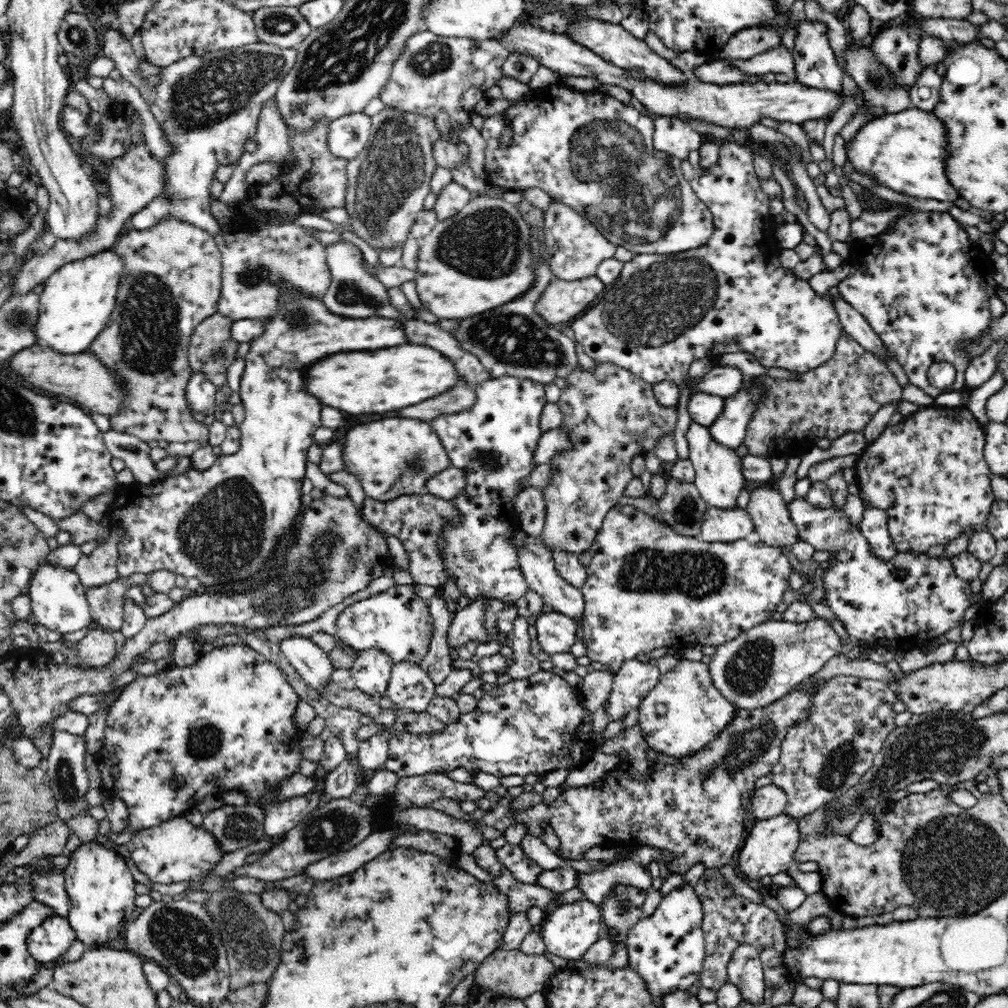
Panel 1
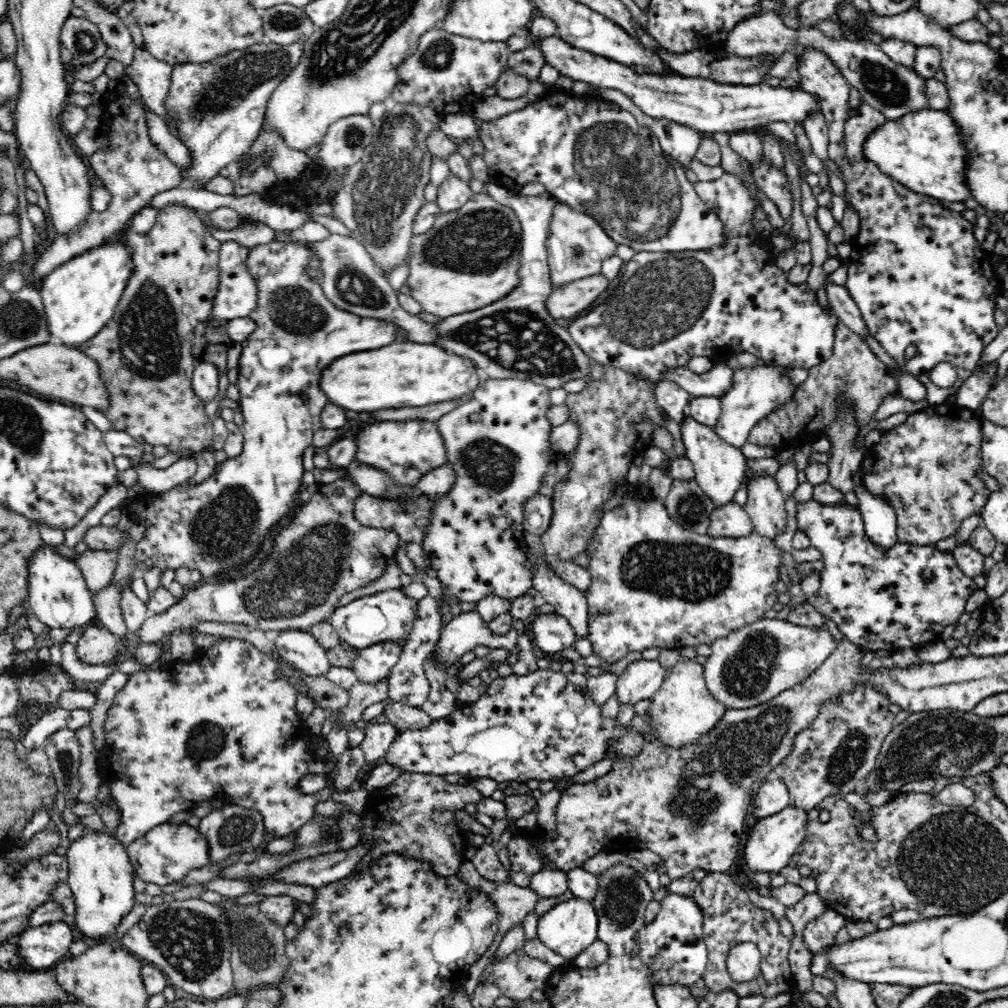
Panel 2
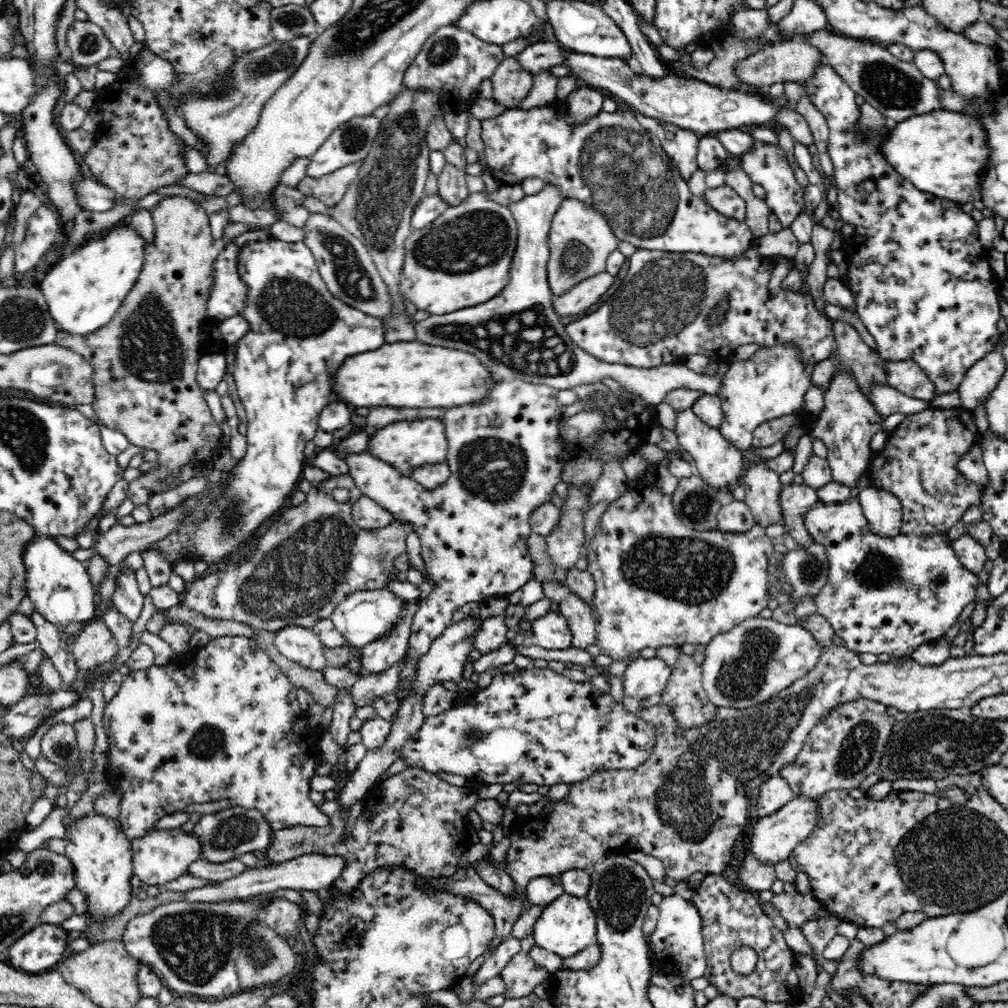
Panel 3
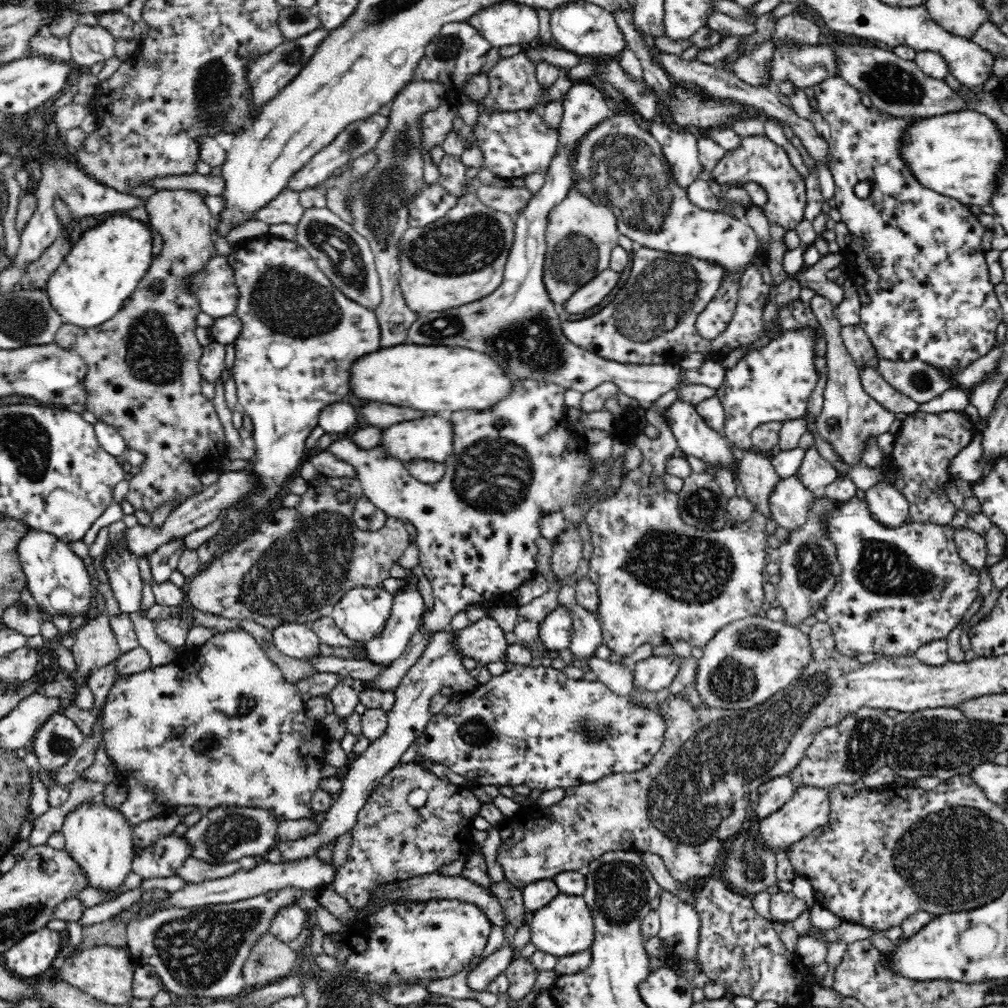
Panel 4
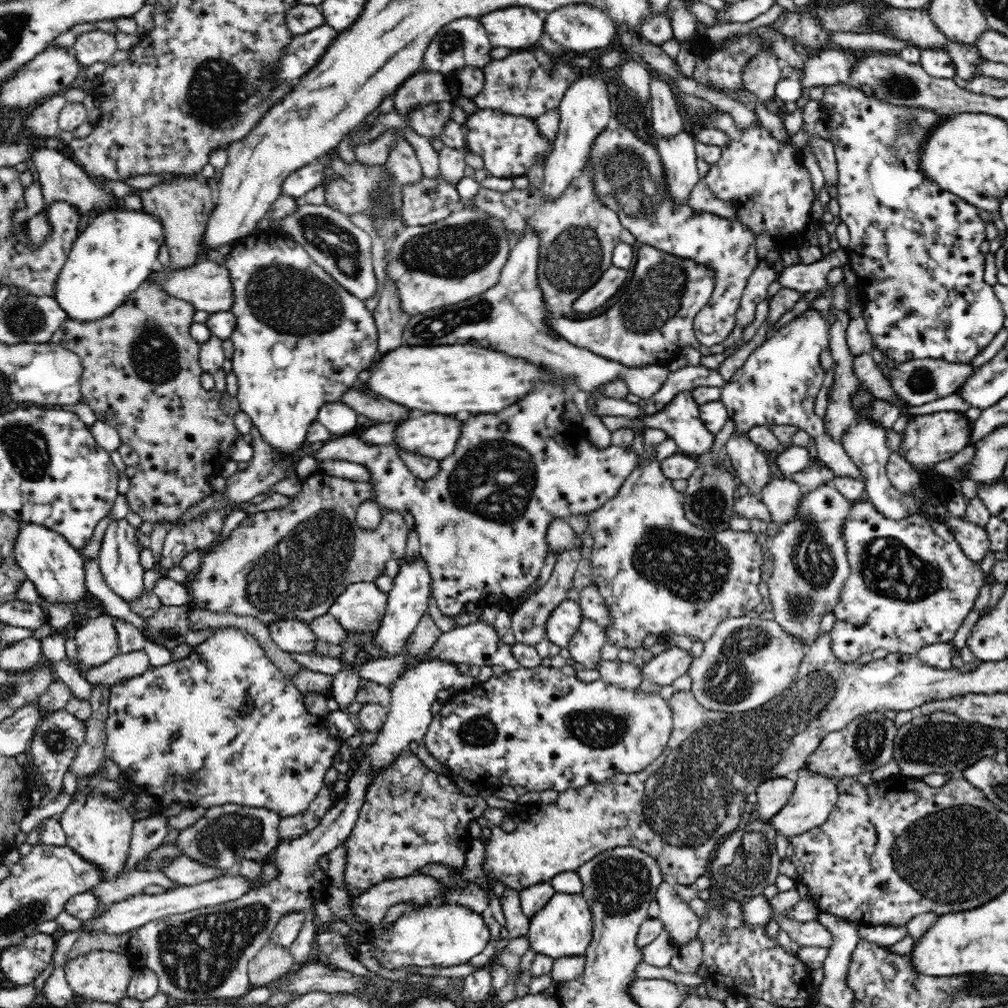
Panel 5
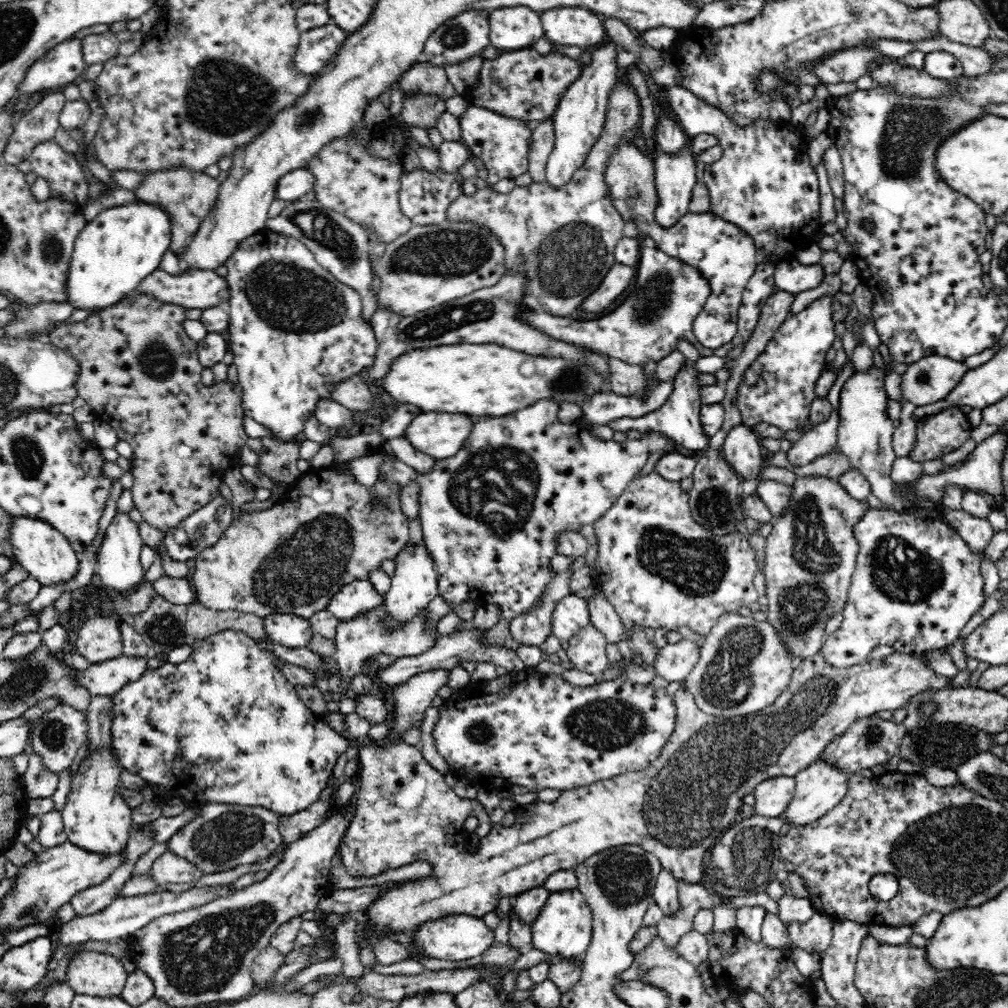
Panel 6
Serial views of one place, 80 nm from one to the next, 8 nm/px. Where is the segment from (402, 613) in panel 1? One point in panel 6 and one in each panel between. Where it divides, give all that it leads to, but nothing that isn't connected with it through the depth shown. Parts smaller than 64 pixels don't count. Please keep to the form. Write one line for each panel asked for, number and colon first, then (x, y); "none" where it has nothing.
2: (388, 616)
3: (362, 617)
4: (361, 614)
5: (359, 609)
6: (355, 599)

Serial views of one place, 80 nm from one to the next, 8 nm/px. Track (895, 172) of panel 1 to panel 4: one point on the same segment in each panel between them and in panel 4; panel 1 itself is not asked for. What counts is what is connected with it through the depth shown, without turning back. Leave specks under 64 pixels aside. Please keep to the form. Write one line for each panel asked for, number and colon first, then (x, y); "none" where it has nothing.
2: (923, 150)
3: (941, 152)
4: (959, 154)

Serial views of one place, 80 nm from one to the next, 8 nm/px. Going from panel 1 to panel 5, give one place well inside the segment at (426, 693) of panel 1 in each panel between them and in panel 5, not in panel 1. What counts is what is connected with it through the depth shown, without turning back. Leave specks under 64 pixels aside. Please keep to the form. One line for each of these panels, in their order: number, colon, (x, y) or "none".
2: (407, 684)
3: (505, 456)
4: (511, 463)
5: (481, 521)

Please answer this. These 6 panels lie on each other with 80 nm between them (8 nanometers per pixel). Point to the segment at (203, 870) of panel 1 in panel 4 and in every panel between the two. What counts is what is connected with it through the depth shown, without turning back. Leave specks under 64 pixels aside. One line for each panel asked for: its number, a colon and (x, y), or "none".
2: (166, 854)
3: (162, 855)
4: (161, 859)

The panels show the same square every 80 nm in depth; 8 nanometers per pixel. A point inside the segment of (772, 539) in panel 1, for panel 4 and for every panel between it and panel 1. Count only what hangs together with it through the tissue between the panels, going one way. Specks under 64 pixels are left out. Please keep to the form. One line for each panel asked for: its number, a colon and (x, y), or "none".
2: (765, 503)
3: (763, 488)
4: (755, 473)

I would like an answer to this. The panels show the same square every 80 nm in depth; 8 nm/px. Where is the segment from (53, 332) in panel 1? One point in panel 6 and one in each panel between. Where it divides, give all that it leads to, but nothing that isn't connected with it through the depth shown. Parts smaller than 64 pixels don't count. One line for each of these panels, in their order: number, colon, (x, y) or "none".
2: (80, 296)
3: (83, 291)
4: (106, 262)
5: (115, 251)
6: (116, 250)

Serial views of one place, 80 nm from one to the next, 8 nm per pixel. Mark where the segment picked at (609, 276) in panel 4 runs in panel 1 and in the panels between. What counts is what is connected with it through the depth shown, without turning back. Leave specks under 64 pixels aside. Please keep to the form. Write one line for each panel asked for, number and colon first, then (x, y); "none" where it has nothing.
1: (561, 300)
2: (569, 300)
3: (587, 292)

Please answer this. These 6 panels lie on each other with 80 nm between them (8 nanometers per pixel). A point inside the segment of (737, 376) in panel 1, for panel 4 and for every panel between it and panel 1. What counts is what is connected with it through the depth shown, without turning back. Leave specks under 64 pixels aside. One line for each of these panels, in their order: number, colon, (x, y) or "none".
2: (715, 382)
3: (533, 346)
4: (519, 326)

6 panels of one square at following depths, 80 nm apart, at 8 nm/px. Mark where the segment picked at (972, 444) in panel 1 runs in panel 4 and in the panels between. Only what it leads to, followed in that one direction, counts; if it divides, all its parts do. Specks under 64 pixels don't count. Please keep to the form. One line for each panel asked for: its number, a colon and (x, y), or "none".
2: (929, 468)
3: (919, 463)
4: (924, 448)

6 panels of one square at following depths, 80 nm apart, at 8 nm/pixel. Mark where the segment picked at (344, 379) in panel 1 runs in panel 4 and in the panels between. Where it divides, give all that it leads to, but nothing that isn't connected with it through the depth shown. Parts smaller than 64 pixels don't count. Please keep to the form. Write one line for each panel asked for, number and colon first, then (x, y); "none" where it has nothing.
2: (403, 374)
3: (411, 375)
4: (432, 379)

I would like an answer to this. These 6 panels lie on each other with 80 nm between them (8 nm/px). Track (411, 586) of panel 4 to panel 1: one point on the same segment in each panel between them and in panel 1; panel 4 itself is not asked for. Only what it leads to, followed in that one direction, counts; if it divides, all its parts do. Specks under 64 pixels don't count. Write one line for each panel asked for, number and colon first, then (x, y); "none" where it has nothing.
1: (371, 669)
2: (374, 663)
3: (385, 652)

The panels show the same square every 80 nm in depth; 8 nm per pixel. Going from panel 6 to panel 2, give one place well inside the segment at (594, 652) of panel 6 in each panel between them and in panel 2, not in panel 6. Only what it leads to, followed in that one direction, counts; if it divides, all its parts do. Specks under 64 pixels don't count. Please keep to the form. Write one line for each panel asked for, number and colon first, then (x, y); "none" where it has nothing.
2: (568, 601)
3: (578, 612)
4: (585, 633)
5: (584, 646)

